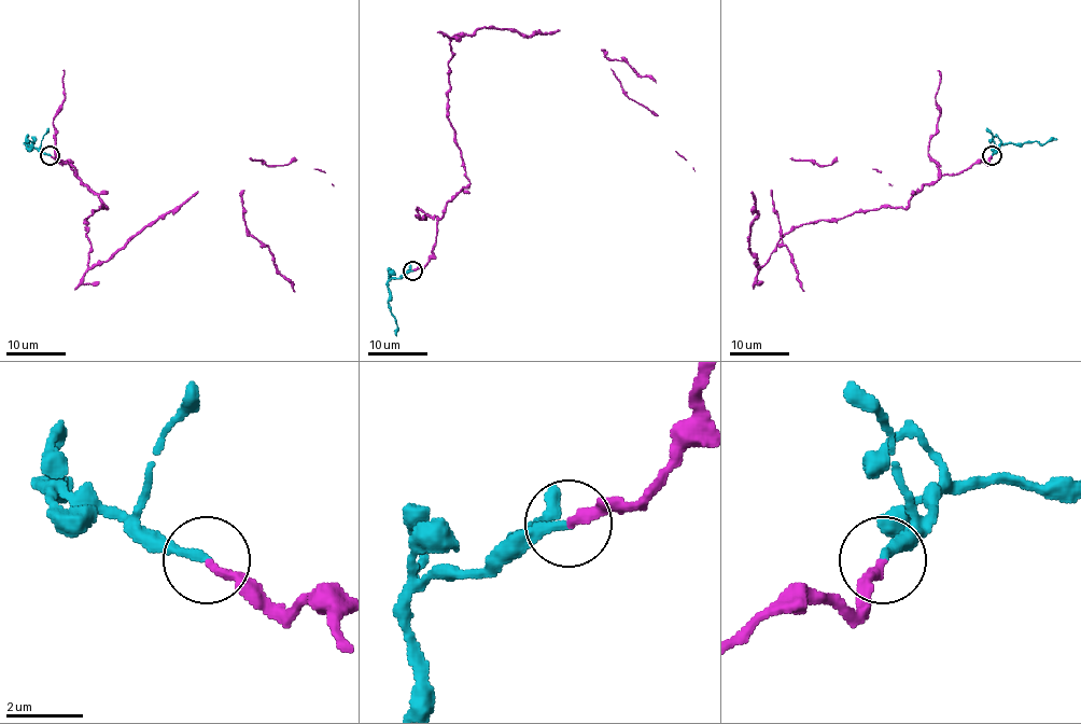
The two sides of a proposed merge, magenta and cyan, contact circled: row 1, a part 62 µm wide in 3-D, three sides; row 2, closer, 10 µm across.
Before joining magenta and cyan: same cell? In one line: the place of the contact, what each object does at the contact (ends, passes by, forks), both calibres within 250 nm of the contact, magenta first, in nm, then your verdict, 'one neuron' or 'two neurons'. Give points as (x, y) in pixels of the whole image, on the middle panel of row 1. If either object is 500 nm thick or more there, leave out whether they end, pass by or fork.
place (412, 270); magenta ends; cyan ends; calibres 240 and 240 nm; one neuron

